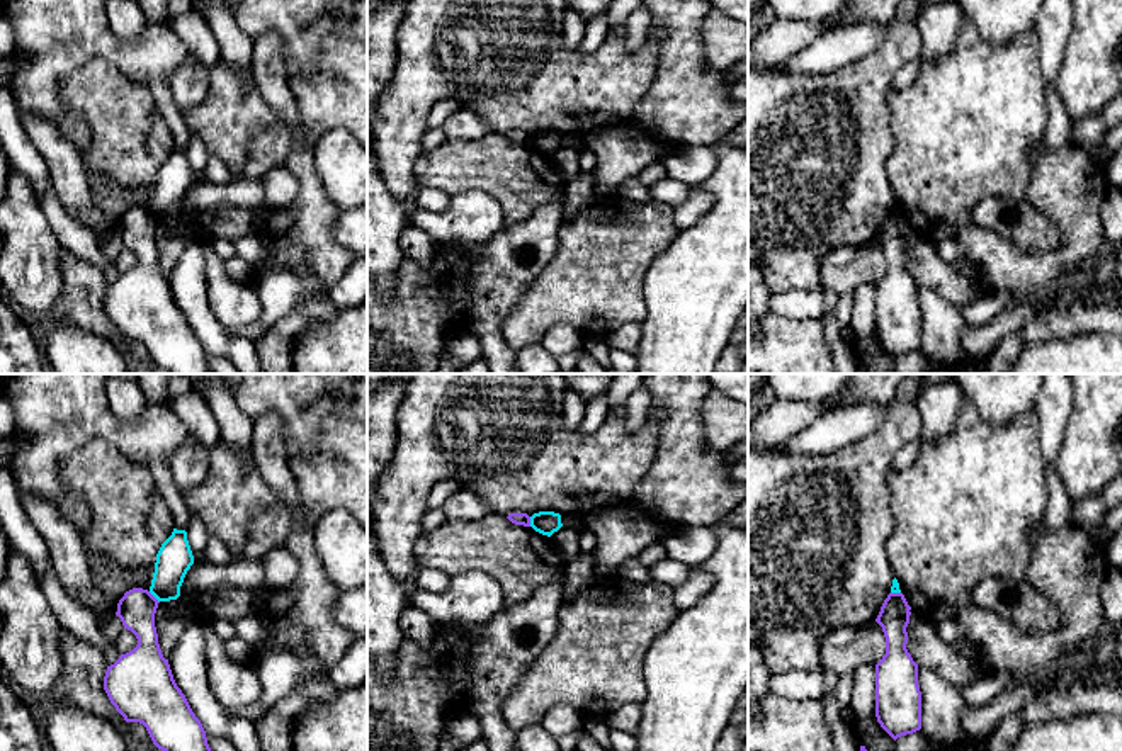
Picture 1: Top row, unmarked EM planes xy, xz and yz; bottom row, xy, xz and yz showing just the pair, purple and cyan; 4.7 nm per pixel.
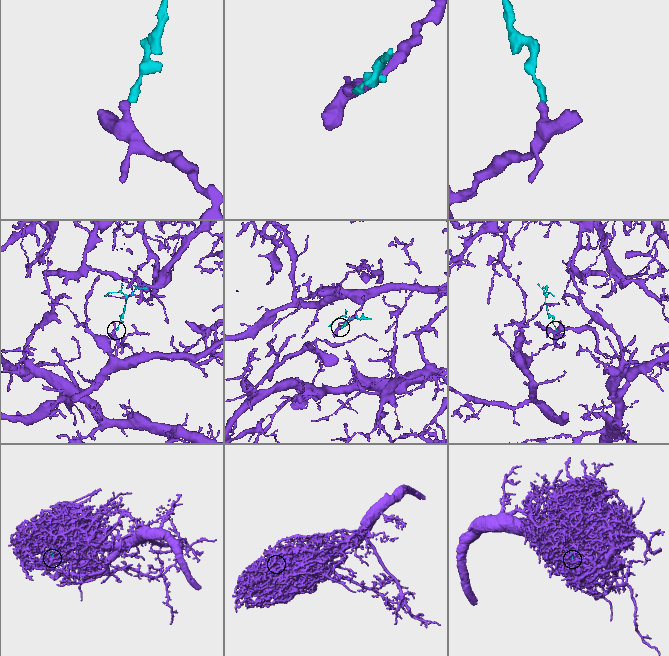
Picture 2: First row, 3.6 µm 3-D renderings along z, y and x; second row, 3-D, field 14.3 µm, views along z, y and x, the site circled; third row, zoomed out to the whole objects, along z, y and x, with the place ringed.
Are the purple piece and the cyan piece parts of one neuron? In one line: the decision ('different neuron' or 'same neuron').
different neuron

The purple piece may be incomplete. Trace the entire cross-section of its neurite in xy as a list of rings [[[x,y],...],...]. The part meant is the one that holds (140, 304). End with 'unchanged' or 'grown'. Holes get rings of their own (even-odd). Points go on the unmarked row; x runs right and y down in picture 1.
[[[133,207],[119,219],[116,234],[121,238],[124,248],[136,255],[138,265],[107,285],[104,309],[124,340],[143,343],[153,364],[167,374],[212,374],[201,340],[177,306],[168,279],[162,274],[155,246],[158,223],[143,207]]] | unchanged

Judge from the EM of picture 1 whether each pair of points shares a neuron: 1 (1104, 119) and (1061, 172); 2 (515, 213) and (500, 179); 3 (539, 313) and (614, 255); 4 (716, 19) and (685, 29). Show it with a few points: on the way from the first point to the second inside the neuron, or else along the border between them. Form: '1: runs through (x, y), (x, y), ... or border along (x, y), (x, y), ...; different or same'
1: border along (1071, 141), (1099, 163); different
2: runs through (515, 204), (515, 194), (509, 187); same
3: runs through (558, 294), (583, 286), (595, 274); same
4: border along (706, 17), (701, 28), (704, 63); different

